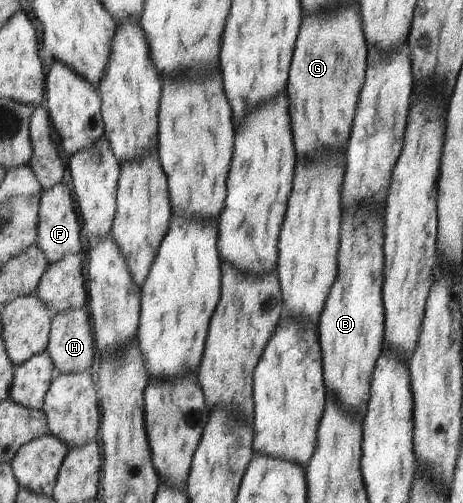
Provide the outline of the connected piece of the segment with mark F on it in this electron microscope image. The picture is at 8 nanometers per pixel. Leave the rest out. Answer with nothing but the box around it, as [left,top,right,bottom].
[38,184,82,263]

